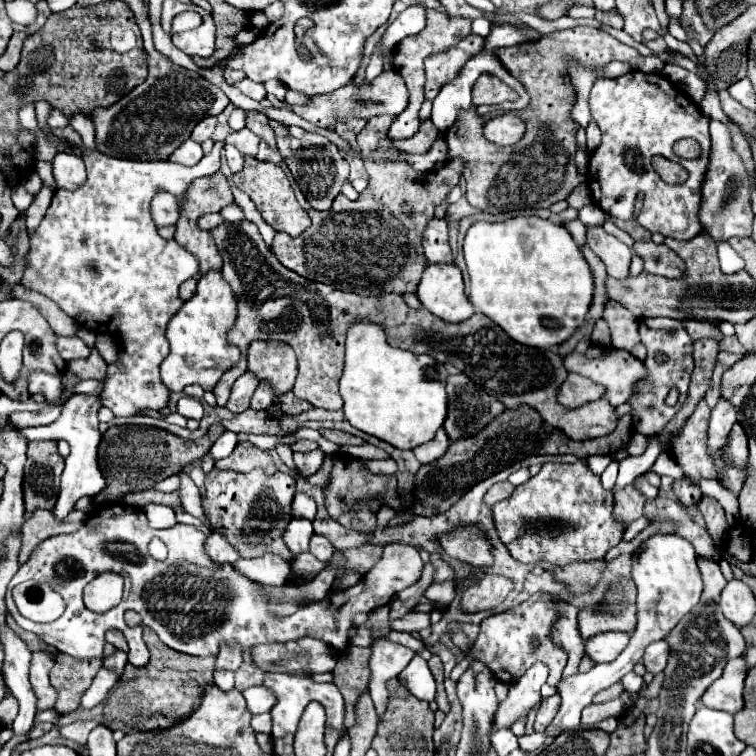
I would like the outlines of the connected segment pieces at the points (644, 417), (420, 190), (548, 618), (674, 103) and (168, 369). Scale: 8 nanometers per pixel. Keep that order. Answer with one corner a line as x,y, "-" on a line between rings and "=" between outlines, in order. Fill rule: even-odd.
648,317
640,321
640,337
642,343
648,349
648,357
644,361
646,369
648,369
648,377
646,381
642,381
638,385
638,393
628,401
634,407
634,423
636,423
636,431
640,431
642,435
656,435
658,431
664,429
664,425
678,413
678,409
684,405
686,401
686,391
688,391
688,383
690,383
690,375
694,369
694,347
692,347
692,339
686,333
684,325
680,321
674,321
670,317
-
656,353
662,353
666,357
664,363
656,361
-
670,389
678,389
678,403
676,405
666,405
666,397
670,393
=
362,153
360,157
370,175
368,187
360,197
350,201
338,195
330,209
312,209
312,227
306,231
306,237
300,235
292,239
280,231
274,237
272,253
284,267
298,275
338,287
340,291
364,297
392,291
398,295
416,293
420,275
428,265
420,245
424,229
434,217
436,205
440,205
452,187
458,185
464,163
454,159
440,171
418,173
408,163
374,163
372,153
-
402,203
414,205
412,217
402,213
=
534,593
528,601
512,607
510,611
490,615
488,619
484,619
480,623
480,633
478,633
472,653
470,653
472,659
480,659
484,665
488,665
492,669
492,673
500,681
504,681
508,685
518,681
524,675
524,671
528,671
536,661
542,661
550,667
550,685
556,685
562,677
568,655
558,643
550,641
546,635
550,635
552,625
560,617
560,609
556,607
556,603
562,599
564,597
556,597
550,593
-
532,637
540,639
540,647
536,651
530,645
=
630,71
616,79
596,81
590,91
588,105
590,105
594,123
602,131
602,143
590,155
590,163
588,163
590,191
592,191
594,203
598,203
606,213
616,215
618,219
636,219
648,231
652,231
652,233
658,231
664,237
688,241
688,239
694,239
696,235
700,235
702,223
698,219
698,211
700,211
700,201
702,201
702,183
704,183
704,177
708,171
710,147
712,147
712,139
708,133
708,119
702,115
700,107
694,101
690,101
690,97
684,91
676,89
664,75
642,73
642,71
-
684,137
692,137
700,143
702,155
698,159
690,161
690,159
682,159
682,157
674,155
672,145
-
656,153
662,153
666,159
670,159
674,163
680,163
690,173
688,181
684,185
666,185
660,179
660,175
654,171
654,167
650,165
650,159
=
208,271
206,275
202,275
198,279
198,291
196,291
196,295
190,301
186,301
182,305
182,309
168,323
170,355
164,359
164,363
160,367
164,385
170,391
176,391
176,393
180,393
186,385
194,385
194,383
200,385
206,391
214,389
214,385
220,381
220,377
224,375
224,371
230,369
240,359
240,349
232,347
226,341
226,333
234,325
234,321
236,321
236,299
234,299
234,293
232,293
230,285
222,279
220,271

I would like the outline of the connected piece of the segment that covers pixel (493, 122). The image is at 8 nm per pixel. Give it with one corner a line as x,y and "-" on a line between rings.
504,113
504,115
498,115
498,117
490,119
484,125
482,133
488,141
506,147
506,145
518,143
524,137
524,131
526,131
526,123
522,123
518,115

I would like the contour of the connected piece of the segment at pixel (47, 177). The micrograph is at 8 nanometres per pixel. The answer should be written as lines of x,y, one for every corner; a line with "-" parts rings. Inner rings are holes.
38,161
38,163
36,163
36,171
38,171
38,175
42,177
44,185
56,189
56,187
54,187
54,179
52,179
52,163
50,163
50,161

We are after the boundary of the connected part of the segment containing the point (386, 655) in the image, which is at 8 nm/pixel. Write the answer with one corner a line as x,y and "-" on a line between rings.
374,639
370,647
372,647
370,695
372,695
378,717
382,717
384,711
386,711
386,699
388,699
386,681
396,677
410,663
410,659
416,653
412,649
408,649
408,647
402,647
402,645
384,641
384,639

